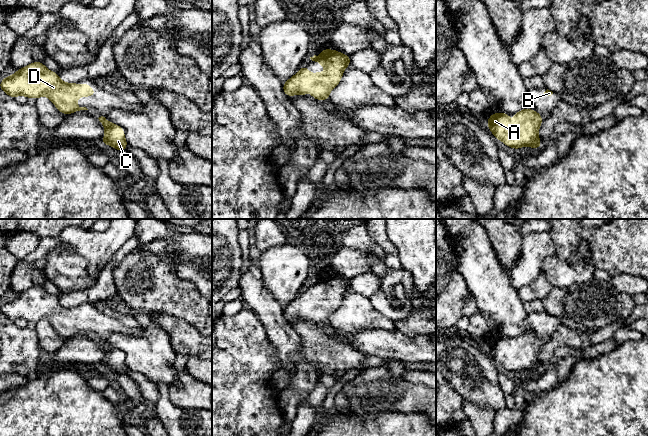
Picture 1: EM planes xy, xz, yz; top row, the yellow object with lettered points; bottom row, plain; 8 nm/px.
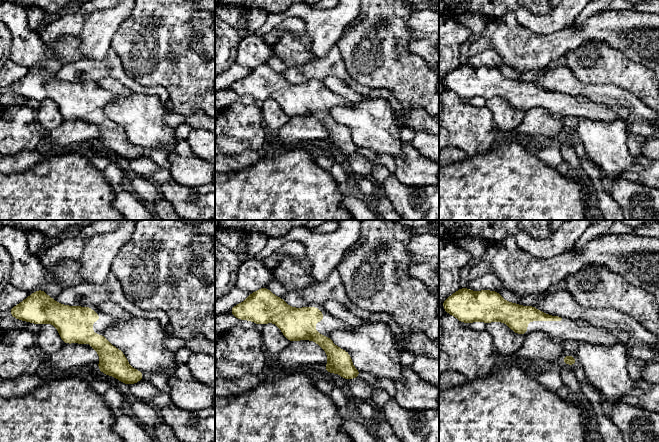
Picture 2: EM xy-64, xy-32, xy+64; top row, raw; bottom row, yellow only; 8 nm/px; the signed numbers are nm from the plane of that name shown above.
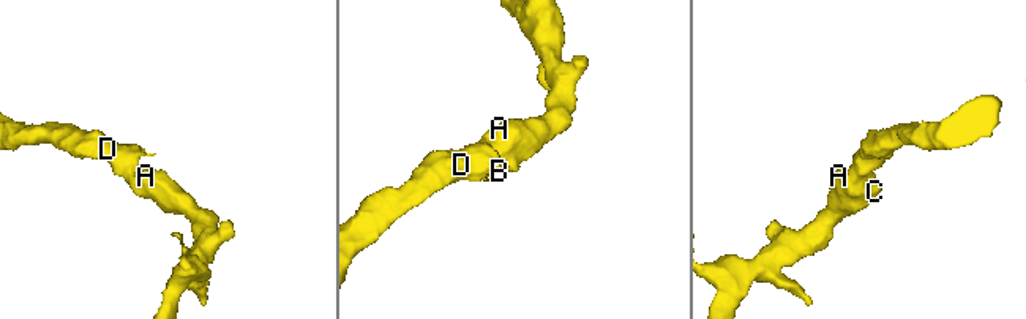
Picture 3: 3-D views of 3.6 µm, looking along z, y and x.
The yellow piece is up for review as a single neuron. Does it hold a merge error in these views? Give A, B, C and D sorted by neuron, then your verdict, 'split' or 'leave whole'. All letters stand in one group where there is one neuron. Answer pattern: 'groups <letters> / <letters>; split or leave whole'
groups A B C D; leave whole

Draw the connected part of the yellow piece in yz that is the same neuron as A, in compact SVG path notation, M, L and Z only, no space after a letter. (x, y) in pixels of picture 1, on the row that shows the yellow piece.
M526 108L514 113L512 138L509 137L509 118L509 113L492 113L489 117L487 125L495 138L516 150L524 146L530 146L536 150L541 146L542 142L538 137L538 130L543 118L537 111Z

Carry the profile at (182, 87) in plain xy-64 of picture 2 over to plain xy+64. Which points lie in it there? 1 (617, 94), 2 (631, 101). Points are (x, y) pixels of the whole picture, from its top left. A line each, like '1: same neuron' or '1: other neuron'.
1: other neuron
2: other neuron

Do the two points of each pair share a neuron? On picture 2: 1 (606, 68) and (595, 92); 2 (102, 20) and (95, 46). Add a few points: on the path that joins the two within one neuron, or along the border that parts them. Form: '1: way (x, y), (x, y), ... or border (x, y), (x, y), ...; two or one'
1: border (576, 77), (584, 83), (613, 84), (622, 89); two
2: way (101, 26), (95, 40); one

